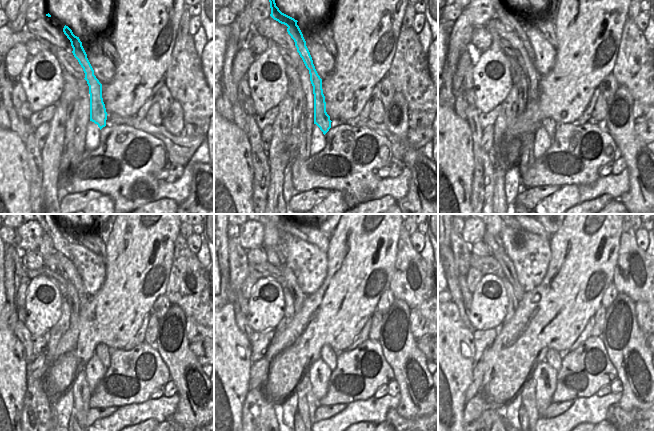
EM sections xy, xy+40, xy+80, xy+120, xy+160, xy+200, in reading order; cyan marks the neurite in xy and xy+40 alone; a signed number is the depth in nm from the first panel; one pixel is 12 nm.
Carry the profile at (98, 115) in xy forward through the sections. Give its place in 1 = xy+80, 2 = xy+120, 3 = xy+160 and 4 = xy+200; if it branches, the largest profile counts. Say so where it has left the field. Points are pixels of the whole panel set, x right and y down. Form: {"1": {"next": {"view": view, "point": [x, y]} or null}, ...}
{"1": {"next": {"view": "xy+80", "point": [502, 11]}}, "2": {"next": {"view": "xy+120", "point": [60, 242]}}, "3": {"next": {"view": "xy+160", "point": [328, 355]}}, "4": {"next": {"view": "xy+200", "point": [554, 358]}}}

